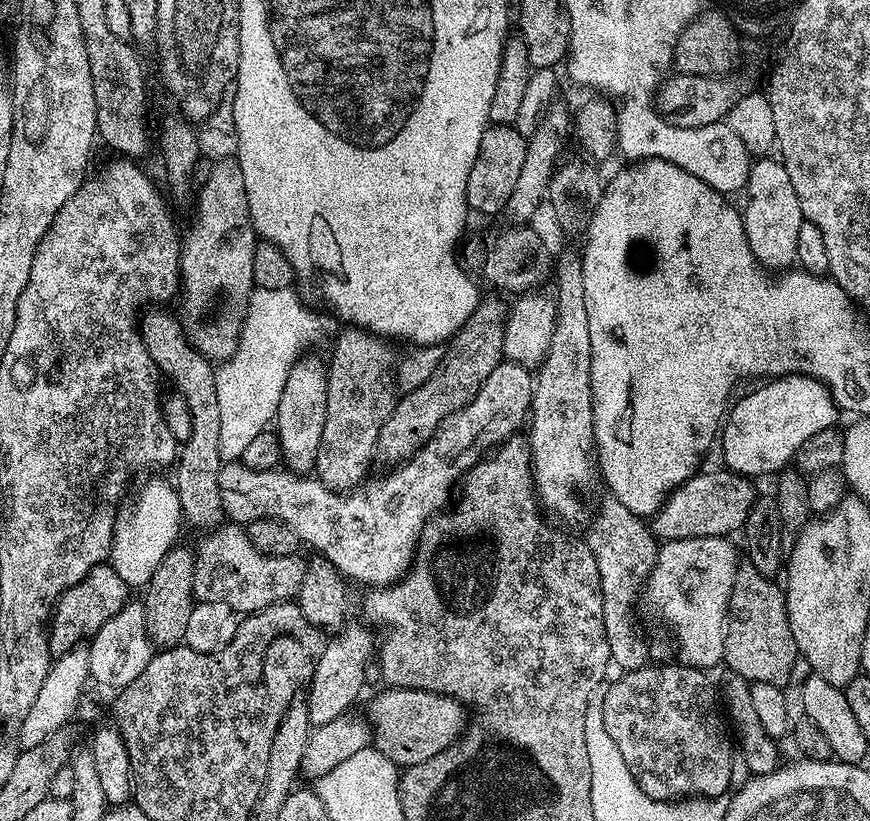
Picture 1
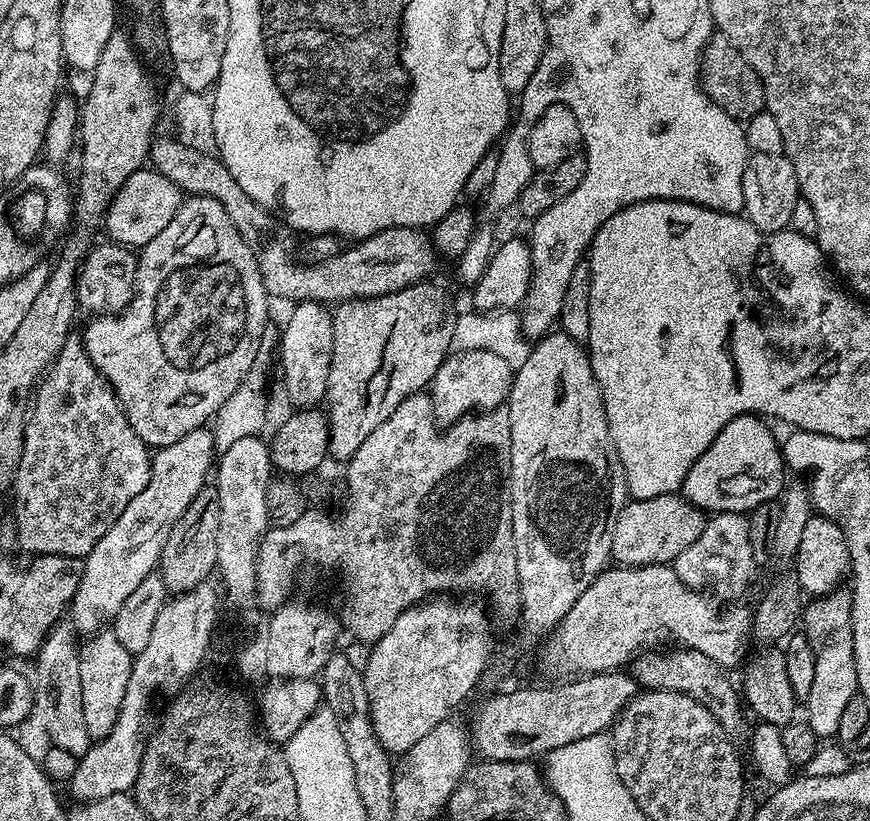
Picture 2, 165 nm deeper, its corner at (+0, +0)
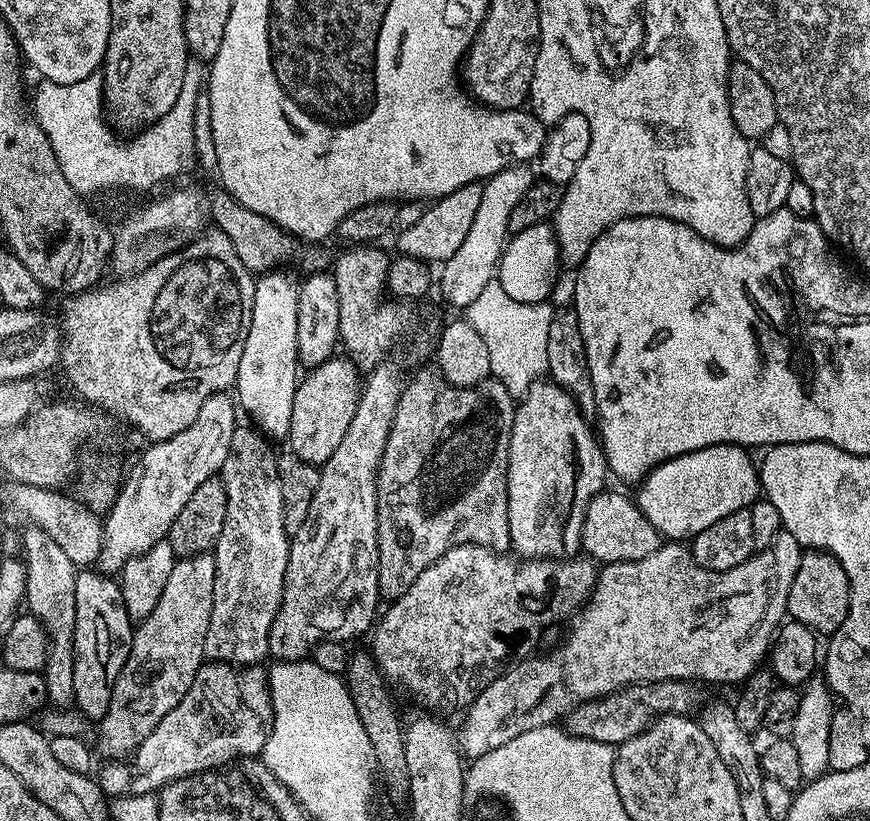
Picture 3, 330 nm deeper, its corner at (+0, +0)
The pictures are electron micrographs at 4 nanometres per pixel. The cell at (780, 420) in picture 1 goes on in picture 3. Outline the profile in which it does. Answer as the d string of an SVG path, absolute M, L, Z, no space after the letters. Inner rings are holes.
M715 444L665 460L639 481L635 502L661 537L672 542L691 541L706 526L756 503L762 492L760 474L757 461L752 461L748 452L738 444Z

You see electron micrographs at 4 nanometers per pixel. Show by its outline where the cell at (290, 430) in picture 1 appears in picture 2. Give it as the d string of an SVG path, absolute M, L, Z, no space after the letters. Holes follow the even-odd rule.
M301 300L288 316L284 324L284 333L278 336L278 364L284 375L284 392L293 405L293 409L315 408L327 397L328 379L330 378L330 358L334 354L334 330L332 329L332 312L318 300Z

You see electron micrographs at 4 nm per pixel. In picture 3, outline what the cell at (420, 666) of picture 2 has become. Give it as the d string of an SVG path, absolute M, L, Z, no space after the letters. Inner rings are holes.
M460 544L442 554L438 562L422 570L422 574L418 574L414 581L414 586L410 586L410 590L406 590L406 594L402 594L397 600L391 601L387 605L388 609L383 609L371 633L372 657L389 685L401 684L414 695L424 696L424 704L428 707L425 709L467 709L493 679L503 660L508 660L511 656L528 658L535 653L532 651L539 646L544 628L550 627L556 620L555 610L548 605L551 600L573 610L588 603L588 597L596 587L598 568L591 559L580 559L569 558L557 562L526 558L520 565L516 565L517 561L511 555L491 552L477 544Z

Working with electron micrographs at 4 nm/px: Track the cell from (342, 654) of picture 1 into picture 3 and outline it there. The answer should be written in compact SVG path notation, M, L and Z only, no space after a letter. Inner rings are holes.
M205 662L201 664L196 671L194 682L190 686L190 690L186 690L186 694L182 694L182 702L178 702L178 706L174 706L174 710L170 710L170 714L166 714L166 718L162 718L162 722L158 722L158 726L154 726L154 730L136 747L134 755L128 762L108 762L103 766L100 776L98 775L98 783L101 792L108 798L120 798L125 794L130 796L147 796L149 794L159 793L160 789L171 780L180 780L183 776L195 776L202 772L219 769L219 764L224 764L227 760L232 760L235 756L256 756L265 751L268 736L272 732L272 692L268 689L268 672L260 666L233 666L223 662Z

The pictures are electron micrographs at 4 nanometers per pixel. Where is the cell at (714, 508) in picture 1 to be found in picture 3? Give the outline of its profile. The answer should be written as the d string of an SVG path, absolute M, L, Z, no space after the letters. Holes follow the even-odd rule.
M605 490L589 502L582 548L593 561L605 565L641 560L657 552L661 546L660 531L644 517L631 495L623 496L620 492Z

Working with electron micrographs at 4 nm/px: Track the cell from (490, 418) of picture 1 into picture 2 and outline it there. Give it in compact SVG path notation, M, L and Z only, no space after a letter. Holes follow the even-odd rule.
M490 350L453 351L442 362L438 374L434 374L430 385L432 413L441 425L447 426L473 410L499 408L507 401L508 391L512 388L514 370L506 358L490 354Z

